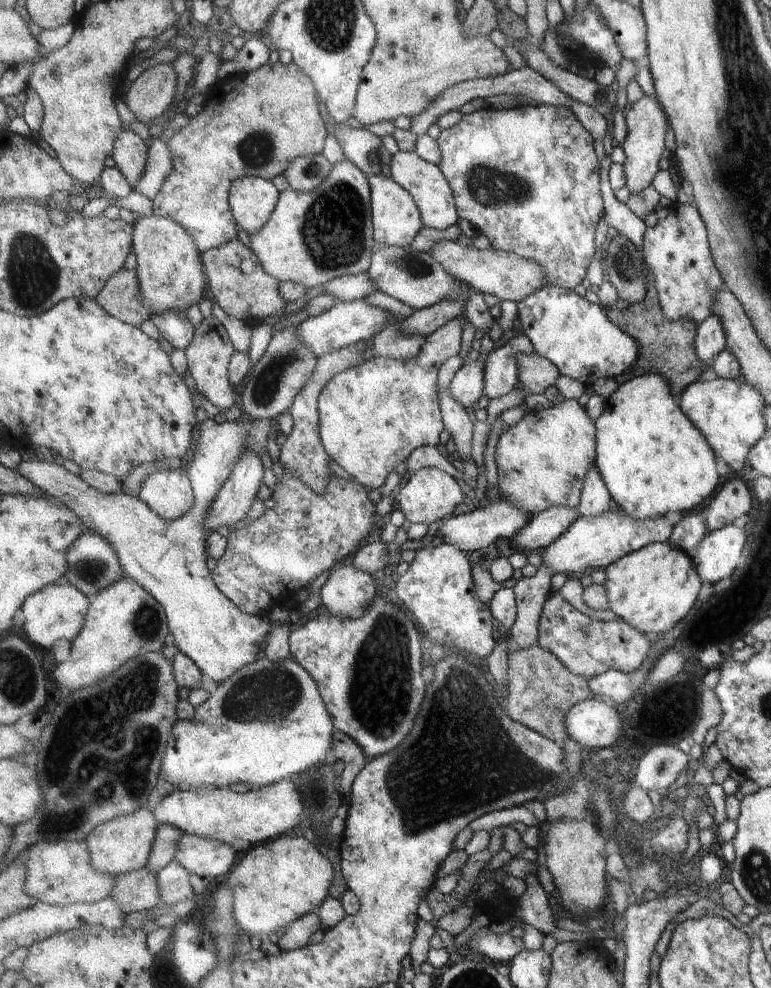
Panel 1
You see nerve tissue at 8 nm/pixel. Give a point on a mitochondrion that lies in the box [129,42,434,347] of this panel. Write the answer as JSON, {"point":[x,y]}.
{"point":[334,228]}

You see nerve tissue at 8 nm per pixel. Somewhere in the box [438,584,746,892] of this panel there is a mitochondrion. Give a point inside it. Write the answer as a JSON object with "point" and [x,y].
{"point":[595,822]}

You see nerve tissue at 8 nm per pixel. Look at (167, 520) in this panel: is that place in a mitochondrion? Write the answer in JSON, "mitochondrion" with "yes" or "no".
{"mitochondrion":"no"}

